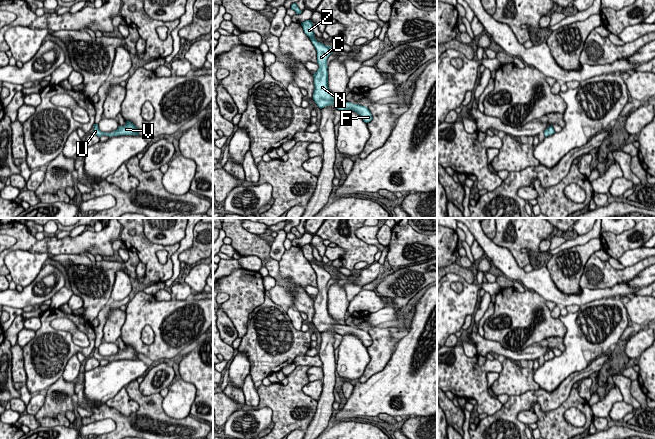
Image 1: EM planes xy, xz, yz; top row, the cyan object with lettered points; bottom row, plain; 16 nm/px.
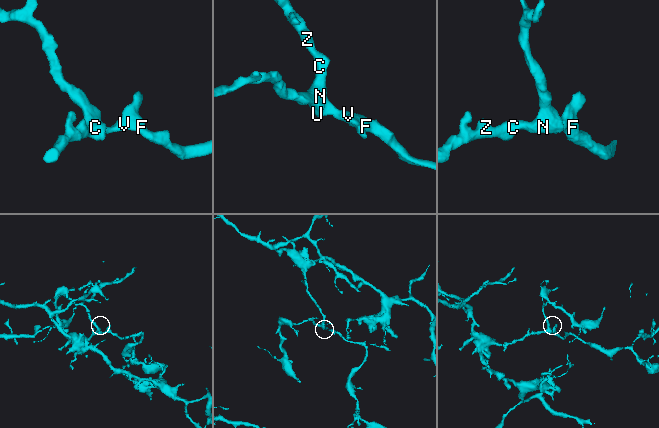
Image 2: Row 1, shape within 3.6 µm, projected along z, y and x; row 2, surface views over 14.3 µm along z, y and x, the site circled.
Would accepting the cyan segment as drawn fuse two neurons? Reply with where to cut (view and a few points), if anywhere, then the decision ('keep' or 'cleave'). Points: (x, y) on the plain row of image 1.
cut none; keep

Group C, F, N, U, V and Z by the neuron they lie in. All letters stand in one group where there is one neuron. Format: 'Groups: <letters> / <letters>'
Groups: C F N U V Z

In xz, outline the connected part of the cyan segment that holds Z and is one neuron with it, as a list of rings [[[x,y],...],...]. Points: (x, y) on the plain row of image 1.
[[[306,244],[301,247],[304,257],[310,262],[312,268],[317,275],[317,287],[319,289],[318,294],[314,297],[314,317],[313,324],[317,330],[322,333],[329,329],[335,329],[336,333],[340,335],[352,334],[358,337],[364,346],[369,347],[373,341],[370,334],[360,328],[353,328],[351,326],[345,326],[337,324],[329,315],[328,312],[328,290],[327,283],[332,278],[333,273],[330,270],[326,270],[323,267],[318,266],[315,263],[313,256],[313,247],[311,244]]]

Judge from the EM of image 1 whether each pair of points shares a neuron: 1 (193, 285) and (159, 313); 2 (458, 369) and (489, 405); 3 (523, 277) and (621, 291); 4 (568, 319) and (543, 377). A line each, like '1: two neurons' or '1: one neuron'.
1: two neurons
2: one neuron
3: one neuron
4: one neuron

